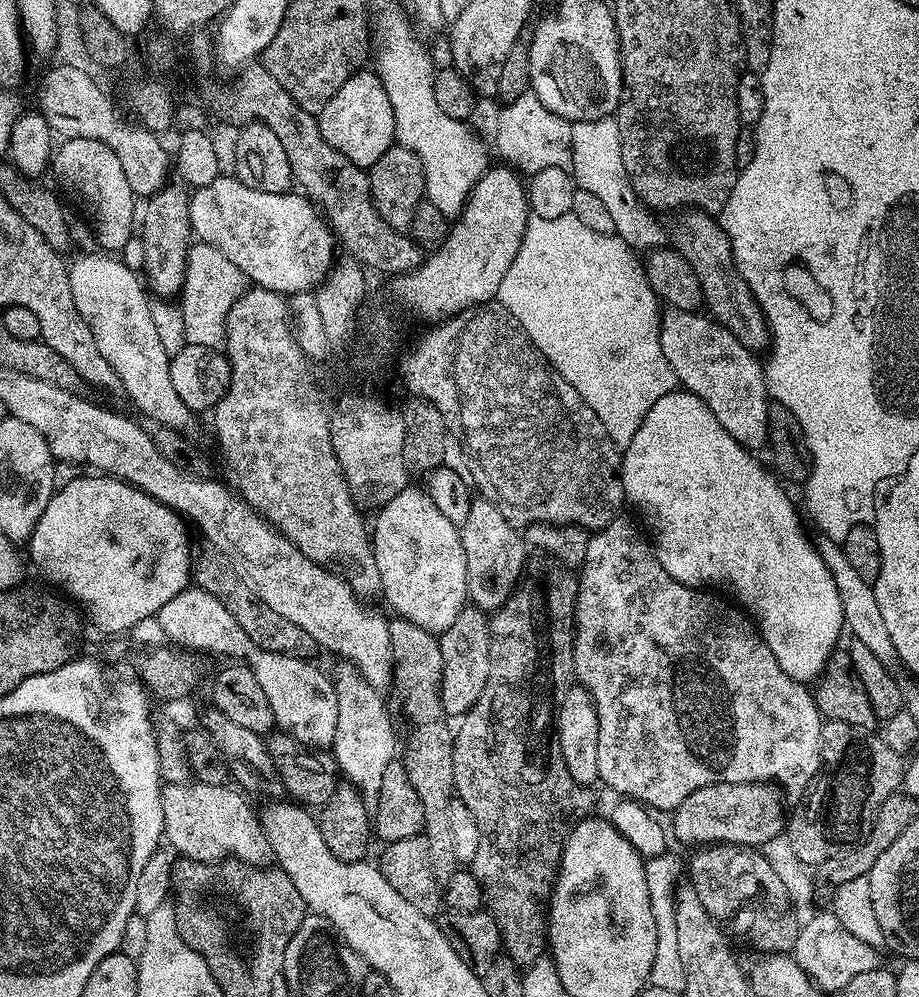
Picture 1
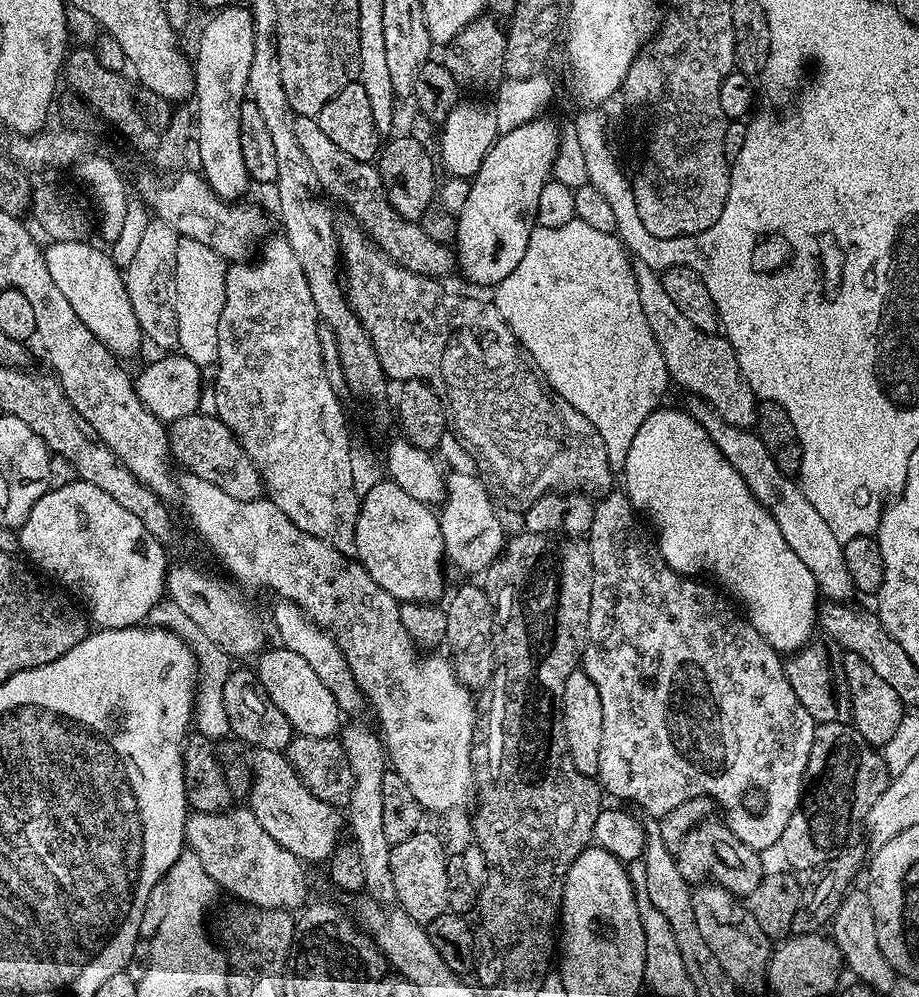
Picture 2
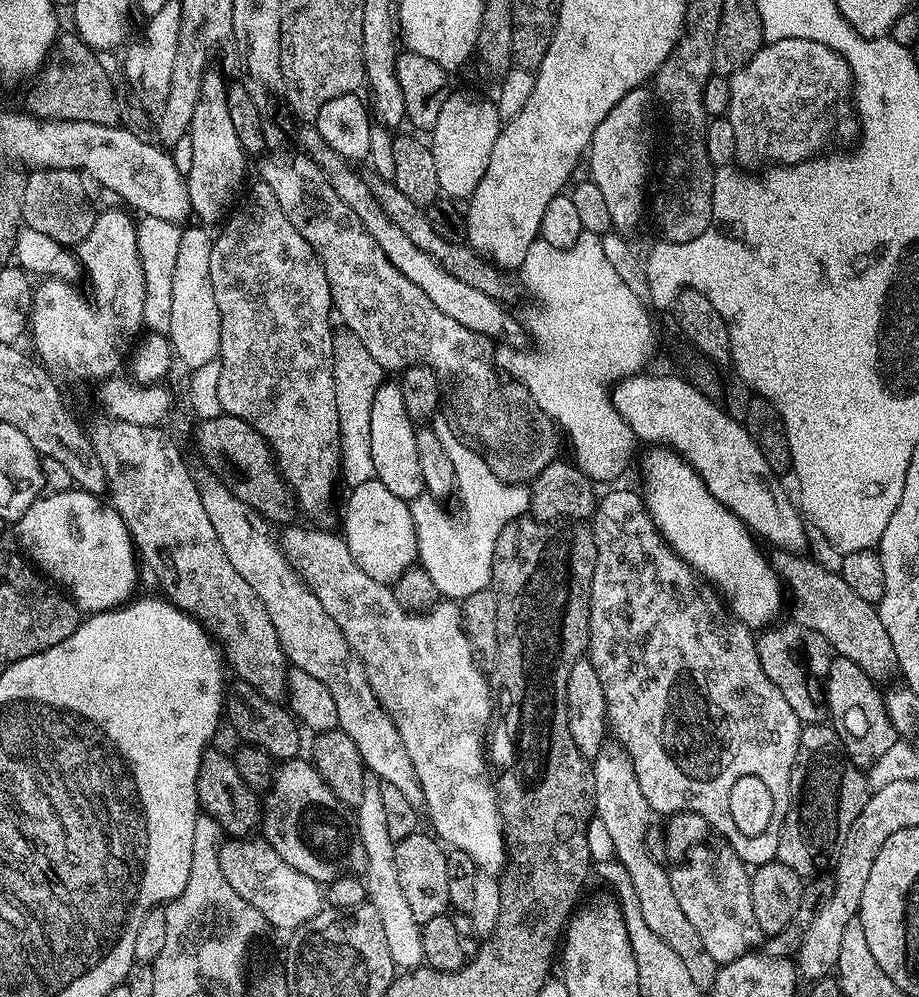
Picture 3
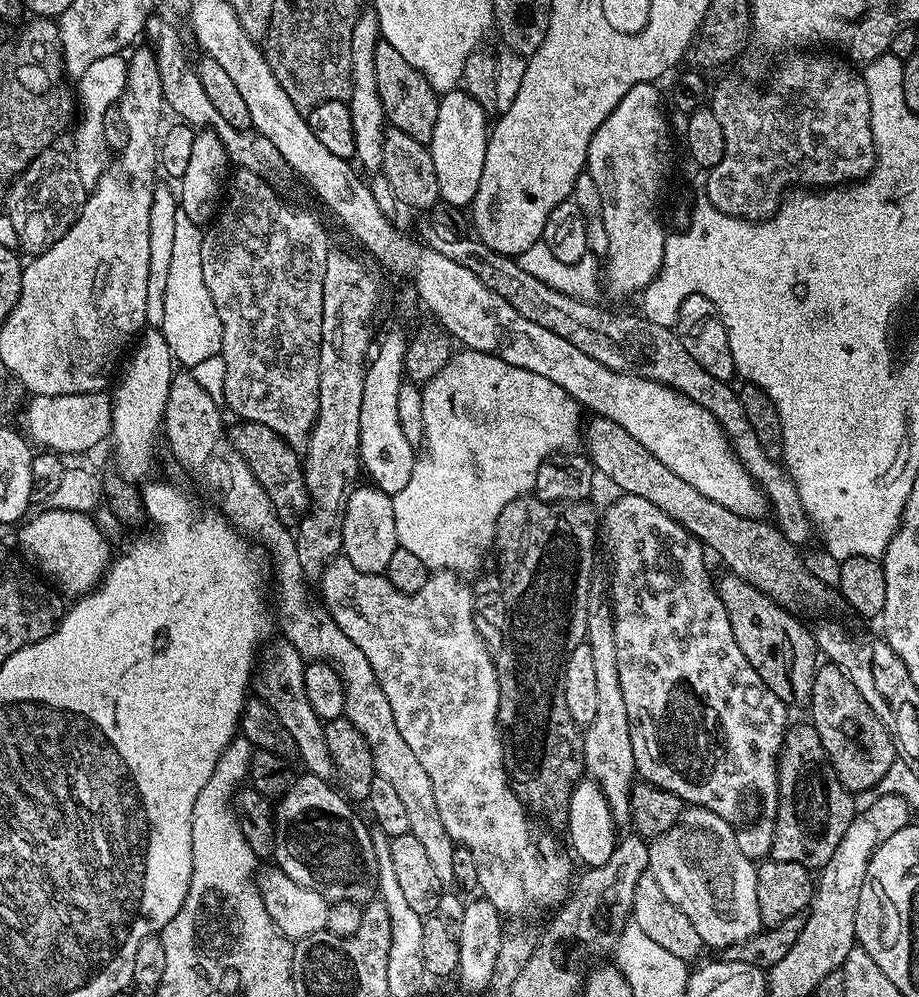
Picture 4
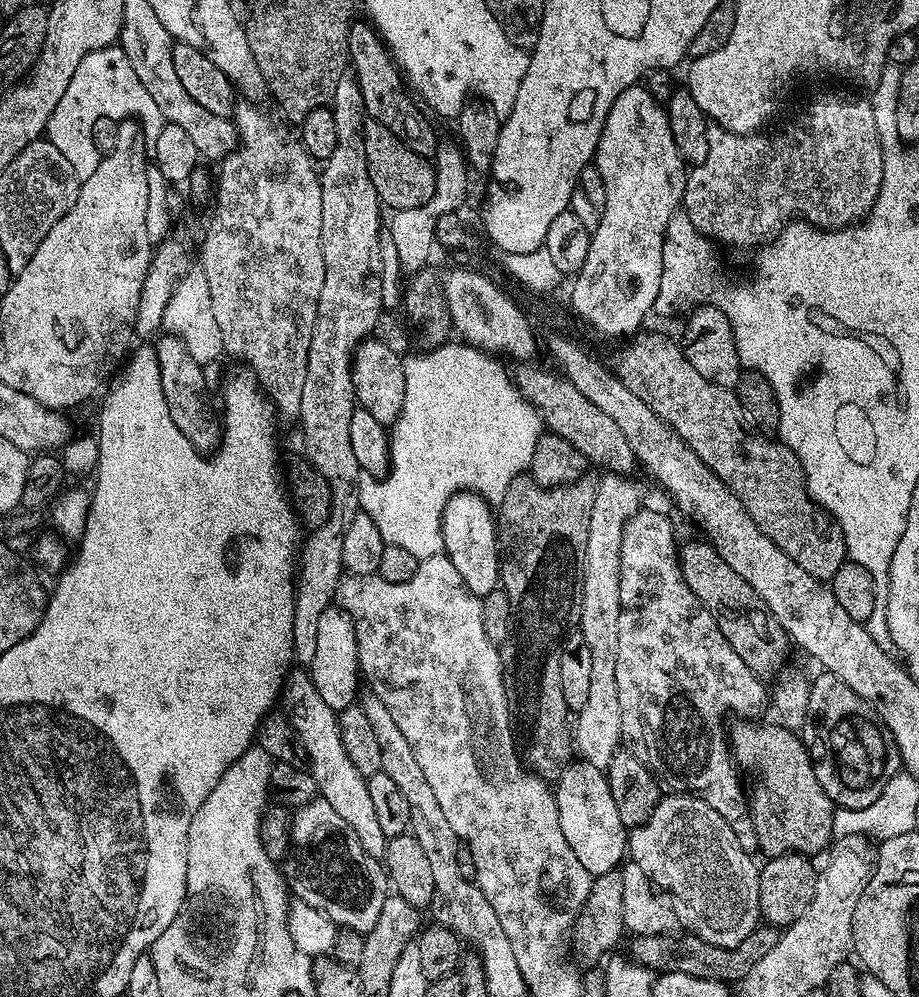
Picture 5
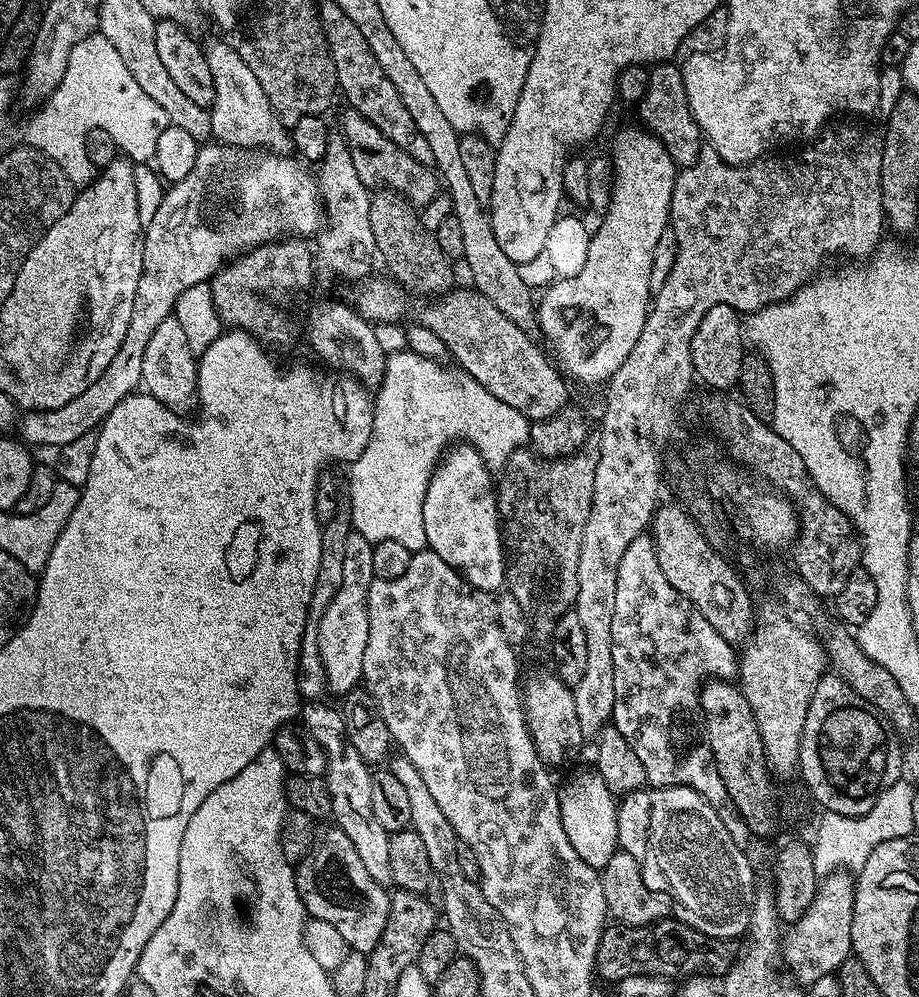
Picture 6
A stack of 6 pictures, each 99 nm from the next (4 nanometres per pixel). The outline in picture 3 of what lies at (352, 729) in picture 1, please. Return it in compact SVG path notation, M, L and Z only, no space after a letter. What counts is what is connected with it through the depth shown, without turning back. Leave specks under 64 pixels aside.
M373 776L365 777L363 798L354 810L356 825L362 846L366 849L367 866L362 873L364 888L367 891L367 903L374 906L381 917L385 930L386 946L390 949L393 965L403 971L411 971L423 963L421 925L416 923L406 898L403 897L402 886L399 885L398 872L394 865L395 840L390 838L387 831L386 813L381 798L381 783Z

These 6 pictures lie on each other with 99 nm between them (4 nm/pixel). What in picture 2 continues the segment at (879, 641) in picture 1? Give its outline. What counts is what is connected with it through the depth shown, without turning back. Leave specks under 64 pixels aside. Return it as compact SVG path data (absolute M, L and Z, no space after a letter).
M695 398L689 399L689 401L689 404L686 404L687 412L710 434L710 438L716 443L721 454L730 462L730 466L734 466L734 470L738 470L738 474L742 474L742 478L754 494L754 498L771 514L774 522L778 522L778 530L782 530L782 538L786 538L790 550L794 550L794 554L798 554L798 558L802 558L802 562L806 562L810 574L814 574L819 595L825 601L838 604L855 601L854 598L857 599L858 593L854 586L854 578L850 578L850 570L846 570L843 544L838 538L834 538L830 526L826 526L826 521L819 516L818 510L814 510L814 506L810 506L810 501L806 499L806 494L800 488L799 483L782 470L778 470L774 458L770 458L770 450L766 450L766 446L762 446L762 438L757 436L755 431L730 426L725 420L718 418L704 401Z

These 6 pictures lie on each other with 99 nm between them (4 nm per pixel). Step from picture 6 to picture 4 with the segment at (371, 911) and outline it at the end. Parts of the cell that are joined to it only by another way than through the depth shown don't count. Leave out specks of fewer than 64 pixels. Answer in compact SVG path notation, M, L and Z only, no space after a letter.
M311 774L297 775L293 779L292 784L286 790L284 796L281 796L274 808L275 815L275 853L274 864L275 867L281 868L290 878L294 878L294 882L298 882L298 886L306 886L310 890L314 890L314 894L322 894L322 898L326 898L329 902L337 904L338 902L354 902L358 905L365 905L370 900L377 899L377 888L379 886L378 880L378 862L375 858L375 850L372 845L372 832L370 828L364 825L364 820L355 812L353 805L329 781L318 778Z

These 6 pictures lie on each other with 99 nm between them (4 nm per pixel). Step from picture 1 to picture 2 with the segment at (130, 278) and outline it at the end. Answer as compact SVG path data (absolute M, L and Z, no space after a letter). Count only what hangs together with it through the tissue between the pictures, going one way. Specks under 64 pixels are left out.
M53 241L45 247L46 264L53 281L69 299L83 325L117 357L125 358L143 344L142 330L132 309L123 273L105 249L100 250L91 244L89 241Z

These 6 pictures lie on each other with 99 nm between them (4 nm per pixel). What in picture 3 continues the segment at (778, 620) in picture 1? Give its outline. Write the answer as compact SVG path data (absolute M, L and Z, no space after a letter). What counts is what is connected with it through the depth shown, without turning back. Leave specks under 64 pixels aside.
M652 446L647 451L644 461L640 464L640 472L644 475L642 495L660 537L695 572L700 573L709 584L719 589L732 615L737 616L747 628L763 630L769 627L780 612L782 581L776 569L773 568L771 559L766 555L766 552L764 556L763 550L759 548L761 545L752 529L743 524L718 498L714 498L714 494L710 494L710 490L706 490L700 475L683 458L677 456L671 448Z

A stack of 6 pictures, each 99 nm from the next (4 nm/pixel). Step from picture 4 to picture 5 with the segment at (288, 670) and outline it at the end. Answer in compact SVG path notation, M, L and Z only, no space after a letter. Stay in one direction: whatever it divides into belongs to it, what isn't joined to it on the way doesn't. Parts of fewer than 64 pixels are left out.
M304 670L289 671L278 700L281 705L284 703L283 714L290 722L290 726L294 726L306 750L307 767L311 771L314 782L317 783L319 799L330 802L335 812L349 823L354 834L358 834L358 842L362 842L362 850L366 850L366 854L377 858L383 857L389 837L382 834L382 826L374 815L366 777L358 770L358 766L354 766L354 762L350 762L350 754L346 754L346 746L342 746L338 713L330 710L329 704L318 695L311 675Z

